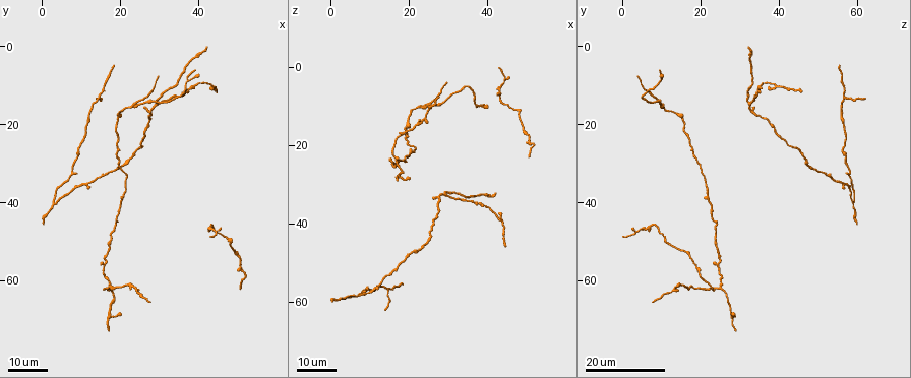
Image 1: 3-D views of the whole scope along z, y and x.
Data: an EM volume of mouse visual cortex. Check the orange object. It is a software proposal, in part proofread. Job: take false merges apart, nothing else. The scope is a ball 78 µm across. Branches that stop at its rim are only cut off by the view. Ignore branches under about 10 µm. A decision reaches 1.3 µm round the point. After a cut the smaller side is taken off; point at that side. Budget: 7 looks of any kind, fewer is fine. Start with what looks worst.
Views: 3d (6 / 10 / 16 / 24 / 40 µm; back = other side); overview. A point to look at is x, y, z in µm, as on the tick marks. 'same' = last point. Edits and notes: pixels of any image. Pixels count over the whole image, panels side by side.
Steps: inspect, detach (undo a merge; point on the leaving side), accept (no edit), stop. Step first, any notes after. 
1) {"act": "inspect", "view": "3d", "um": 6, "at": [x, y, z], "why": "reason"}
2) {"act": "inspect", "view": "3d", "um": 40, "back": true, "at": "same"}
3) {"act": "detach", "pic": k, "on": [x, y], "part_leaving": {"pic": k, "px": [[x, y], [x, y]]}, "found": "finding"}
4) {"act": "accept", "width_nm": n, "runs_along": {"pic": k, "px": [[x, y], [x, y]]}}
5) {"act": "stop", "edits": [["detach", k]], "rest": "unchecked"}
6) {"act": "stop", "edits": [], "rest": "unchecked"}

{"act": "inspect", "view": "3d", "um": 16, "at": [43.5, 46.5, 6.5]}

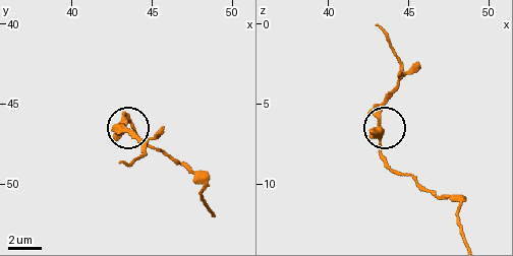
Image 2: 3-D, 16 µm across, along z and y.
{"act": "inspect", "view": "3d", "um": 10, "at": "same", "why": "closer look"}

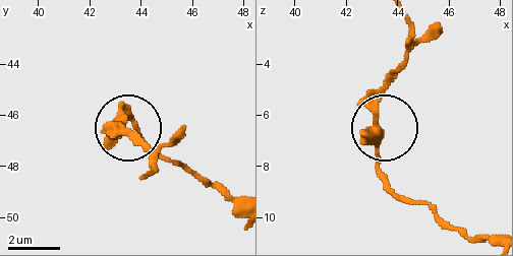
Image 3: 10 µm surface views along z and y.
{"act": "accept", "found": "one neuron here"}

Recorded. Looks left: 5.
{"act": "inspect", "view": "3d", "um": 16, "at": [29.5, 14.5, 32.5], "why": "a fork"}

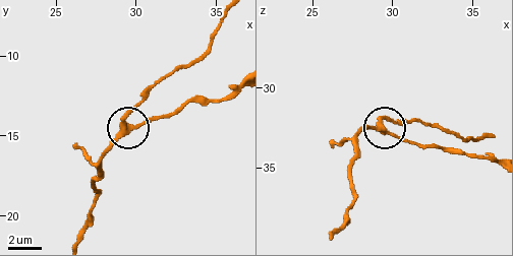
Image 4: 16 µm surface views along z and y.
{"act": "inspect", "view": "3d", "um": 6, "at": [29.4, 14.5, 32.4], "why": "zoom in"}

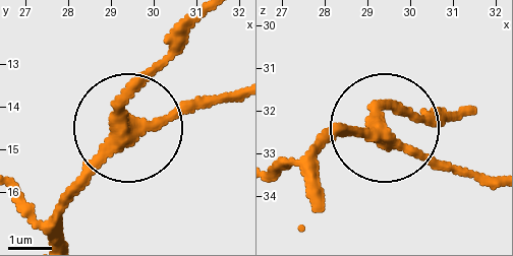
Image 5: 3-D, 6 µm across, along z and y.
{"act": "accept", "width_nm": 300, "found": "all the same neuron"}

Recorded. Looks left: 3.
{"act": "inspect", "view": "3d", "um": 24, "at": [17.5, 62.5, 25.0], "why": "side arm on a straight run"}

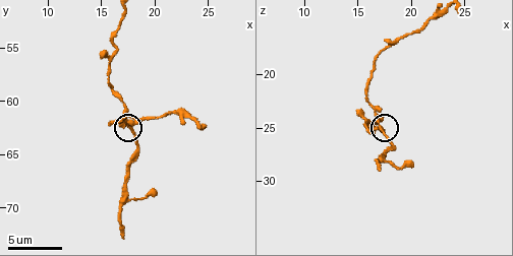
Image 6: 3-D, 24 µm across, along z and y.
{"act": "inspect", "view": "3d", "um": 10, "at": "same", "why": "zoom in"}

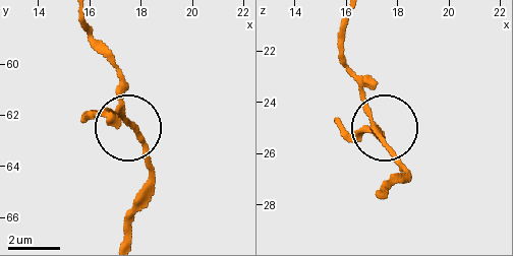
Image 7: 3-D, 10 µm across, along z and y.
{"act": "accept", "side_arm_um": 13, "arms": 3, "found": "continuous, no second neuron"}

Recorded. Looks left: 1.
{"act": "stop", "edits": [], "rest": "unchecked"}

